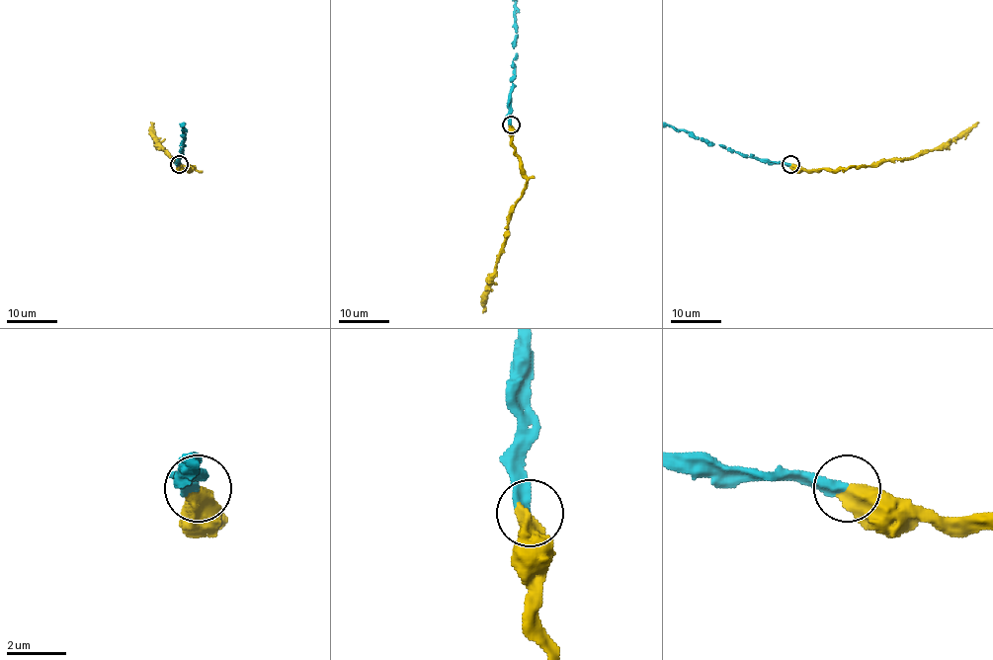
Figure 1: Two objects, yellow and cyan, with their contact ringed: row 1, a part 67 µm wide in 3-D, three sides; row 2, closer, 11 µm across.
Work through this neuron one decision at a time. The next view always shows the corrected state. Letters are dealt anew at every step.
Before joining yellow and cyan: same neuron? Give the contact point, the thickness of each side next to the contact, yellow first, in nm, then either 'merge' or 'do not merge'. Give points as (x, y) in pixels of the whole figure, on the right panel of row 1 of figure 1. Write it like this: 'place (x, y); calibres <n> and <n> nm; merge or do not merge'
place (790, 164); calibres 600 and 380 nm; merge

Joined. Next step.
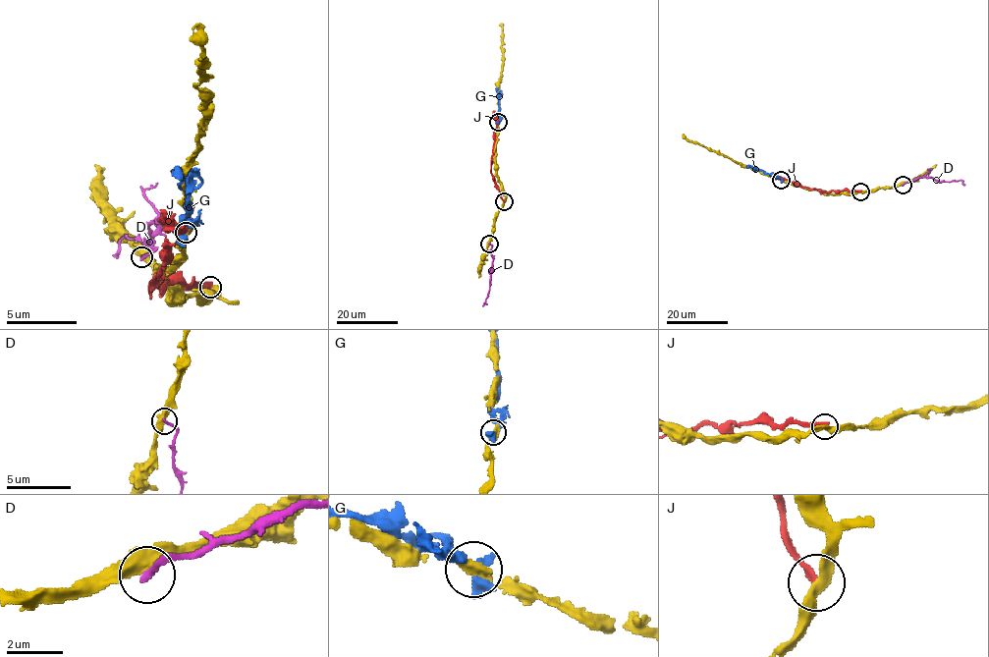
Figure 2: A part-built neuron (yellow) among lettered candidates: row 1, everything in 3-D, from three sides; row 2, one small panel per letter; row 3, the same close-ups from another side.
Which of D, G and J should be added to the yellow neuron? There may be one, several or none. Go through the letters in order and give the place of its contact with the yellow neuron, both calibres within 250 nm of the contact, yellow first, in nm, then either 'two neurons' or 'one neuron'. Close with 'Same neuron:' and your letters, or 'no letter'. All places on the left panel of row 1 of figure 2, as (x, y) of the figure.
D: (141, 256) | 500/240 nm | two neurons
G: (186, 232) | 400/500 nm | two neurons
J: (210, 287) | 340/320 nm | two neurons
Same neuron: no letter

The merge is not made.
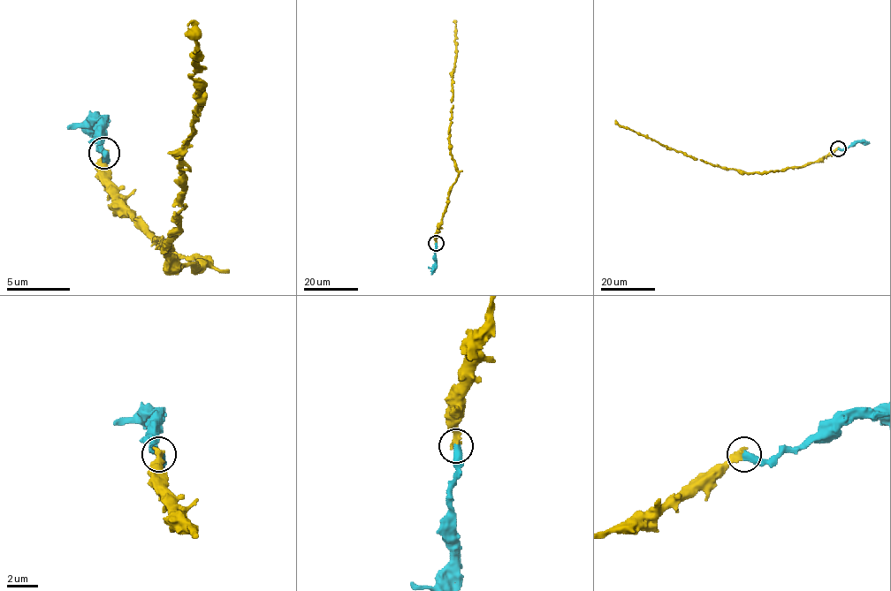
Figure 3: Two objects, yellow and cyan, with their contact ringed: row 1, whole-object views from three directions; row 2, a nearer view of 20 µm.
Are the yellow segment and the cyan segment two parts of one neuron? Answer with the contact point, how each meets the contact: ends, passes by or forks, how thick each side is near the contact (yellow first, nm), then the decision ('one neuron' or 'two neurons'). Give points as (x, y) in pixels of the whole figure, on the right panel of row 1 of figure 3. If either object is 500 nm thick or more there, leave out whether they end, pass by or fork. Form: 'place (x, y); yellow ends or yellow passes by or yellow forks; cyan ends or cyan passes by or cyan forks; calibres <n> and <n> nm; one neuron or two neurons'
place (838, 148); yellow ends; cyan ends; calibres 440 and 480 nm; one neuron

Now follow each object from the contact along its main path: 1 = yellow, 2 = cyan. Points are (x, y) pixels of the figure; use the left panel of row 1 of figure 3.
1: (103, 152), (103, 177), (118, 200), (178, 256), (204, 266), (172, 266), (170, 256), (198, 104), (192, 19)
2: (103, 152), (100, 124), (80, 126)

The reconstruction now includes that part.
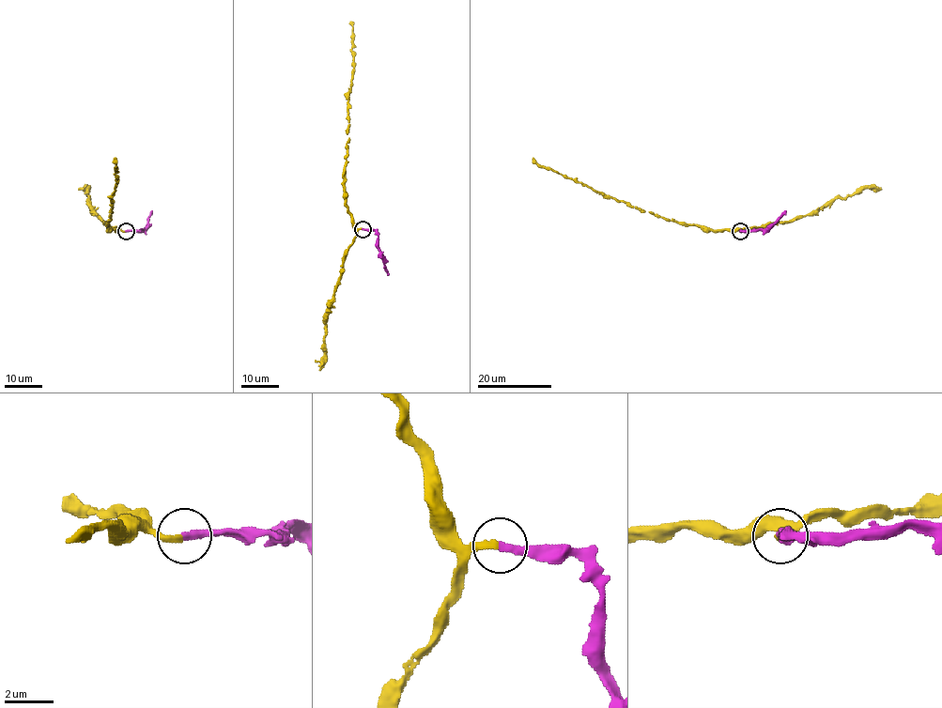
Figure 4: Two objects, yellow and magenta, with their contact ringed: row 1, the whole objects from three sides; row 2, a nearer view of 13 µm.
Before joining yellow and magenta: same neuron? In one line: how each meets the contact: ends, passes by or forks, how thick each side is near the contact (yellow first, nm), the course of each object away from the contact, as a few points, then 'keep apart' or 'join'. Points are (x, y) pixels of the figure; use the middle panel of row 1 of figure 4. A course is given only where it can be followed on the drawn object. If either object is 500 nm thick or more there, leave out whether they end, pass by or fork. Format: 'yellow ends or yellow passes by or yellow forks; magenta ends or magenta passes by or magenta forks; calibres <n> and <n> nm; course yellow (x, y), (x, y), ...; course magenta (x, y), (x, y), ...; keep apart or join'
yellow ends; magenta ends; calibres 260 and 280 nm; course yellow (362, 228), (356, 226), (345, 194), (348, 93), (353, 69), (351, 22); course magenta (362, 228), (371, 228), (378, 236), (379, 255), (389, 275); join

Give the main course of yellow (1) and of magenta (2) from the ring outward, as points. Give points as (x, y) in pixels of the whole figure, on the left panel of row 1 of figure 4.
1: (126, 231), (109, 230), (108, 227), (116, 182), (115, 158)
2: (126, 231), (143, 230), (152, 210)

